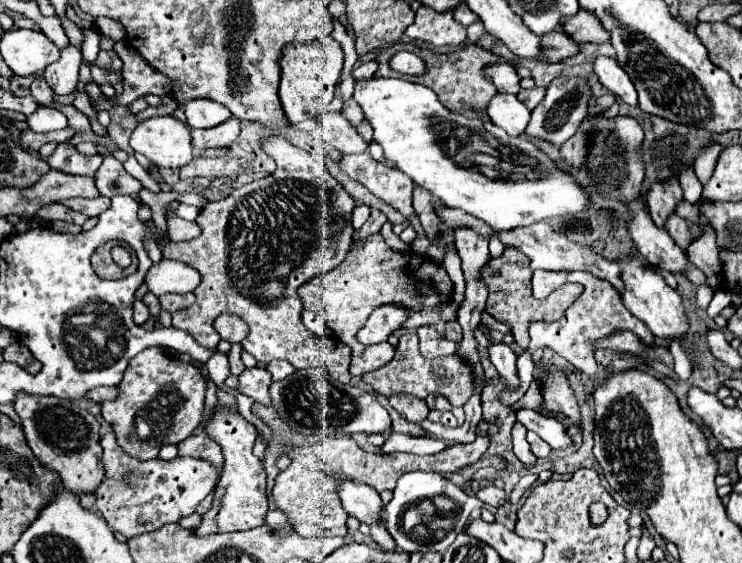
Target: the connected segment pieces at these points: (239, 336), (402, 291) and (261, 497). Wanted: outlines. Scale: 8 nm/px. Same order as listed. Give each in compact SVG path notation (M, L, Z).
M222 314L214 322L218 334L228 342L242 342L248 336L248 326L242 318L234 314Z
M374 234L362 248L352 246L346 260L324 274L314 276L310 282L298 288L300 298L304 300L304 308L320 314L334 334L352 348L350 374L362 376L364 372L378 368L364 368L364 344L356 340L358 330L366 324L368 316L374 308L382 304L402 304L412 312L422 308L434 308L444 302L450 302L452 282L442 266L436 266L424 256L418 254L400 254L388 248L382 234Z
M214 408L214 414L204 422L204 432L222 448L224 470L222 480L218 482L212 510L204 514L202 524L194 530L196 536L214 534L214 532L238 532L250 530L264 524L264 516L268 512L266 498L266 472L262 462L252 454L256 442L256 428L244 420L238 410L232 408Z

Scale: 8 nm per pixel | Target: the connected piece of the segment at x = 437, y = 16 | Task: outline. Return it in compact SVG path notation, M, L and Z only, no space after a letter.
M420 6L414 24L406 28L406 36L434 46L460 46L466 38L466 28L454 22L452 12L434 12Z

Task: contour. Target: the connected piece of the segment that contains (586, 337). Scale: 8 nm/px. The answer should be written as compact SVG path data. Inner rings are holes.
M536 270L532 276L532 290L536 298L546 298L552 290L556 290L558 286L562 286L564 282L582 282L584 292L580 294L580 298L572 304L572 308L566 310L566 314L558 320L558 322L538 322L538 324L530 324L528 332L530 332L530 346L528 350L534 352L538 348L552 348L558 354L562 354L572 366L576 366L580 372L592 376L598 366L594 360L594 348L592 348L592 340L594 338L602 338L606 334L610 334L614 328L626 328L632 330L644 344L652 344L654 342L654 334L646 328L646 324L642 320L638 320L636 316L632 316L622 300L620 300L620 292L606 280L590 276L588 272L546 272L546 270Z

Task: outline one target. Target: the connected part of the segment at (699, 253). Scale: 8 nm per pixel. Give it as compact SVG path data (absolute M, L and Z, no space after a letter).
M704 230L706 234L702 234L696 242L692 242L688 246L688 258L694 262L696 268L702 268L702 272L708 278L708 284L712 288L716 288L720 284L718 280L718 246L716 246L716 236L710 230Z

